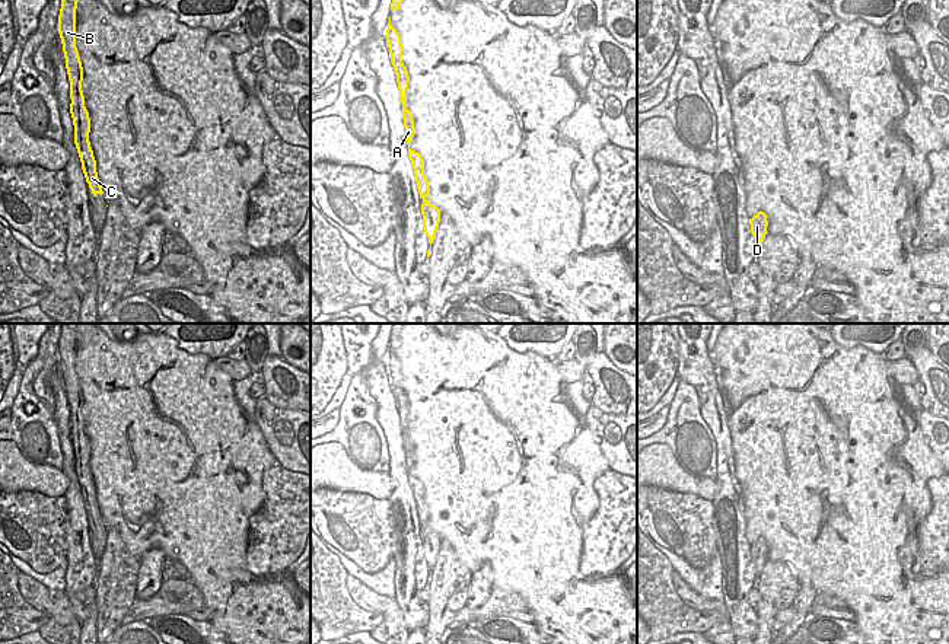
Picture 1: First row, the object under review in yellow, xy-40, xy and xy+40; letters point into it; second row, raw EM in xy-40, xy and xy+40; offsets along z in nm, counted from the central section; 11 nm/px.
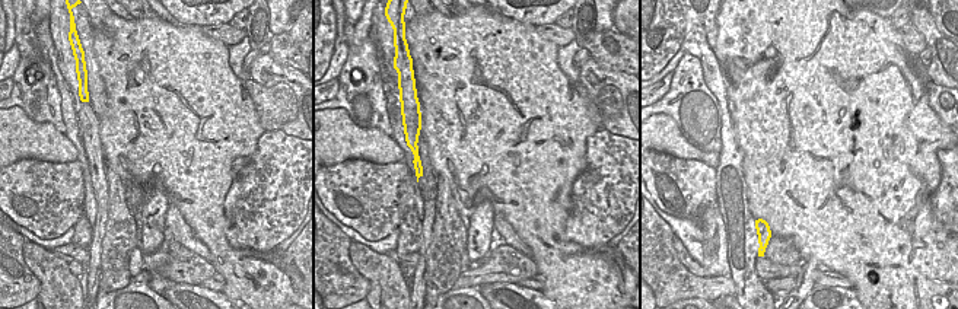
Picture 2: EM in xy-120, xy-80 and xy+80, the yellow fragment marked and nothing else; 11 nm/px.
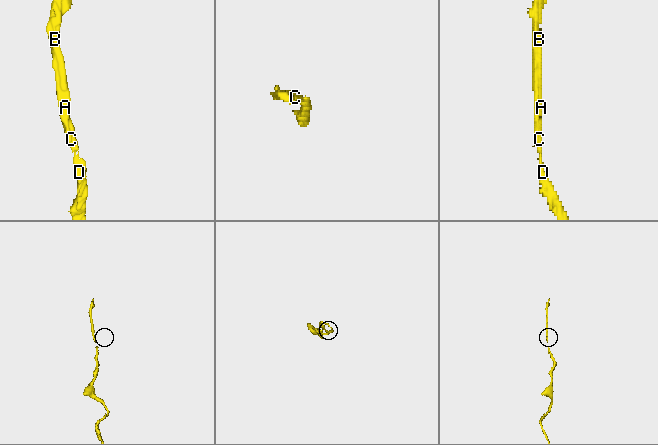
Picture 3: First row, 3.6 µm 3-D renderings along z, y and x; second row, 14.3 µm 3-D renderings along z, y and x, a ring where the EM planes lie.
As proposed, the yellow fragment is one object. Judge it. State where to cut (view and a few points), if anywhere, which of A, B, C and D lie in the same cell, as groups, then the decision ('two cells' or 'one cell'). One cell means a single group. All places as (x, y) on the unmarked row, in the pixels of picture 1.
no cut; A B C D; one cell

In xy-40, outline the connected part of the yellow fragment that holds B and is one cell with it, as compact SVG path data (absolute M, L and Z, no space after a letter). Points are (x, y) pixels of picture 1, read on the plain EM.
M63 323L58 341L58 358L66 385L66 395L70 407L70 440L74 452L74 471L82 488L82 495L89 510L89 514L96 523L104 520L98 498L93 476L89 468L90 444L85 433L82 417L83 393L76 373L76 335L80 323Z

